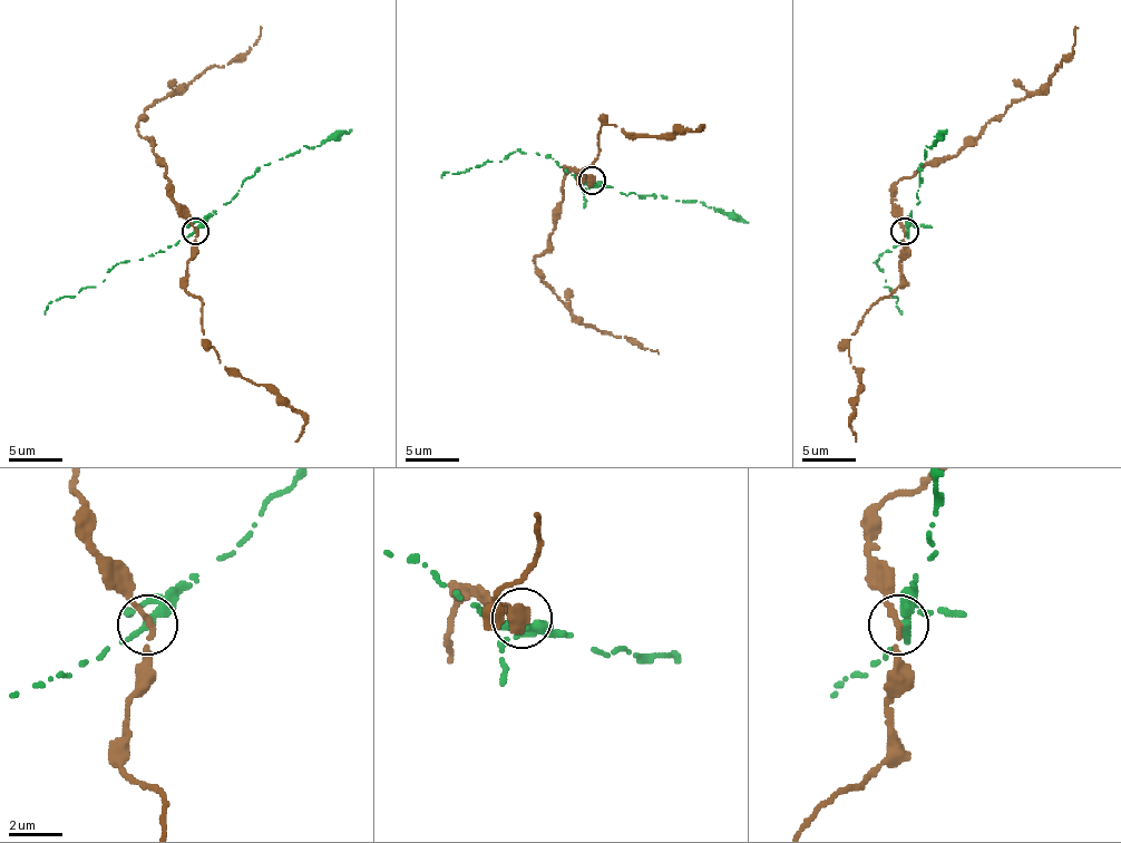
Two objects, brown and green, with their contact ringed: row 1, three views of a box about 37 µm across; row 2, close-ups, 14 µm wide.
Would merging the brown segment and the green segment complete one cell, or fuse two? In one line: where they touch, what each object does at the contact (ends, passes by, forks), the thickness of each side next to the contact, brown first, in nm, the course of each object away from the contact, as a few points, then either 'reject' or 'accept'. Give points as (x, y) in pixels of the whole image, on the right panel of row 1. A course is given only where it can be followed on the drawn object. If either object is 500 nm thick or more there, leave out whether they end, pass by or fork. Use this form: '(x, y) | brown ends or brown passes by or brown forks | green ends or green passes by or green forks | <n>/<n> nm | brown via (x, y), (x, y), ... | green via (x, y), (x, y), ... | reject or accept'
(904, 231) | brown passes by | green ends | 200/440 nm | brown via (905, 230), (903, 211), (892, 197), (892, 187), (927, 165), (954, 157), (1049, 81), (1073, 51), (1079, 27) | green via (905, 230), (908, 239), (880, 254), (875, 263), (903, 315) | reject

